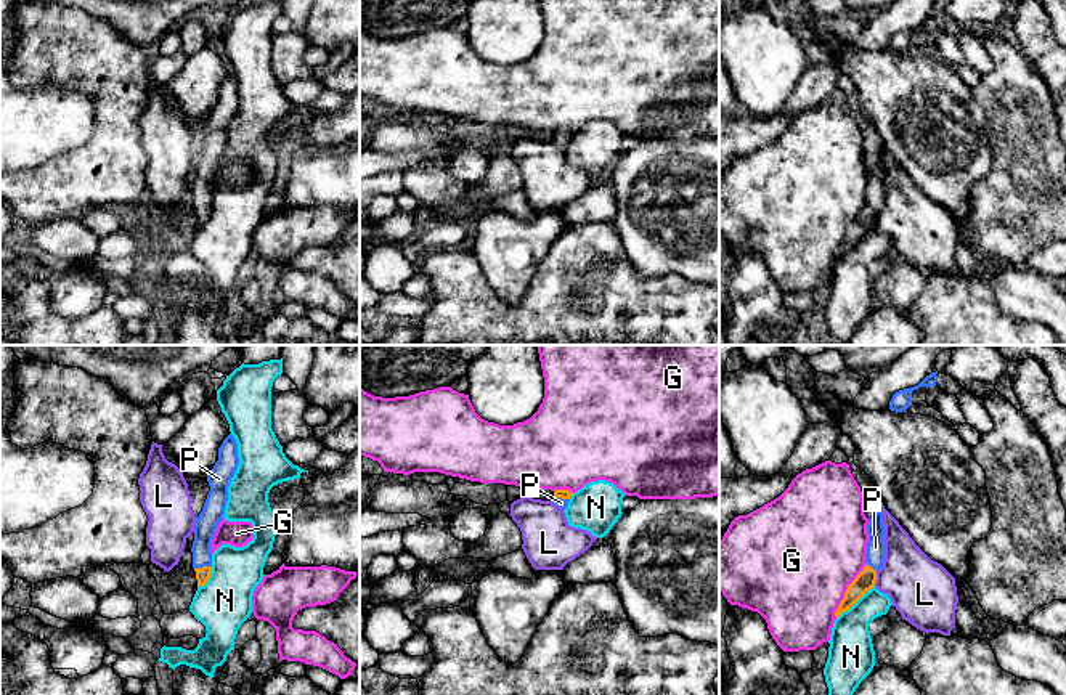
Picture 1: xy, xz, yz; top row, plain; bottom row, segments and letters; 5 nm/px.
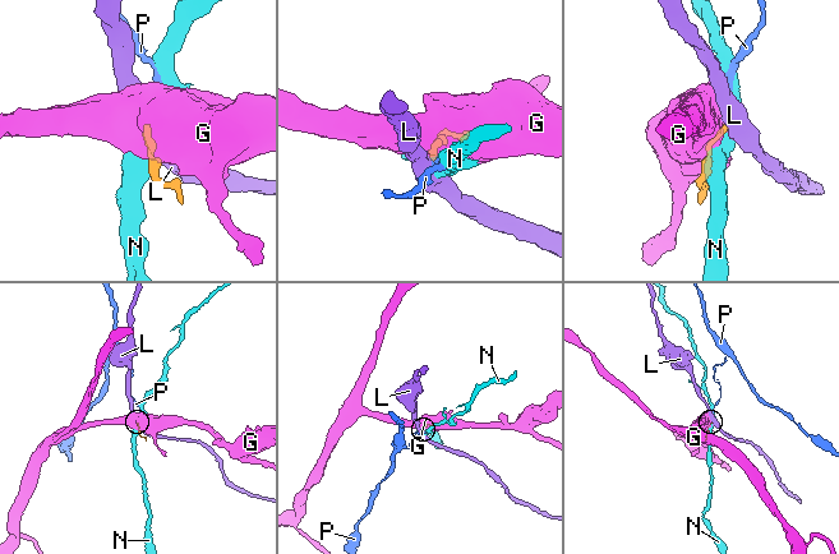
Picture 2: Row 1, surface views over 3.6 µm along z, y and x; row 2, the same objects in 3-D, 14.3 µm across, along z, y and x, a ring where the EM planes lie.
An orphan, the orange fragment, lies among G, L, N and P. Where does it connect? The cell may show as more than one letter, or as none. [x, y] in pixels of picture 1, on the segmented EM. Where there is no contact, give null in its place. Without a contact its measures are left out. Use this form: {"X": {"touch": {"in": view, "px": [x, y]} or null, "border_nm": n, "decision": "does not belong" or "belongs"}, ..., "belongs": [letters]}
{"G": {"touch": {"in": "yz", "px": [846, 589]}, "border_nm": 320, "decision": "does not belong"}, "L": {"touch": {"in": "yz", "px": [875, 578]}, "border_nm": 70, "decision": "does not belong"}, "N": {"touch": {"in": "yz", "px": [854, 602]}, "border_nm": 260, "decision": "does not belong"}, "P": {"touch": {"in": "xy", "px": [203, 567]}, "border_nm": 80, "decision": "belongs"}, "belongs": ["P"]}

